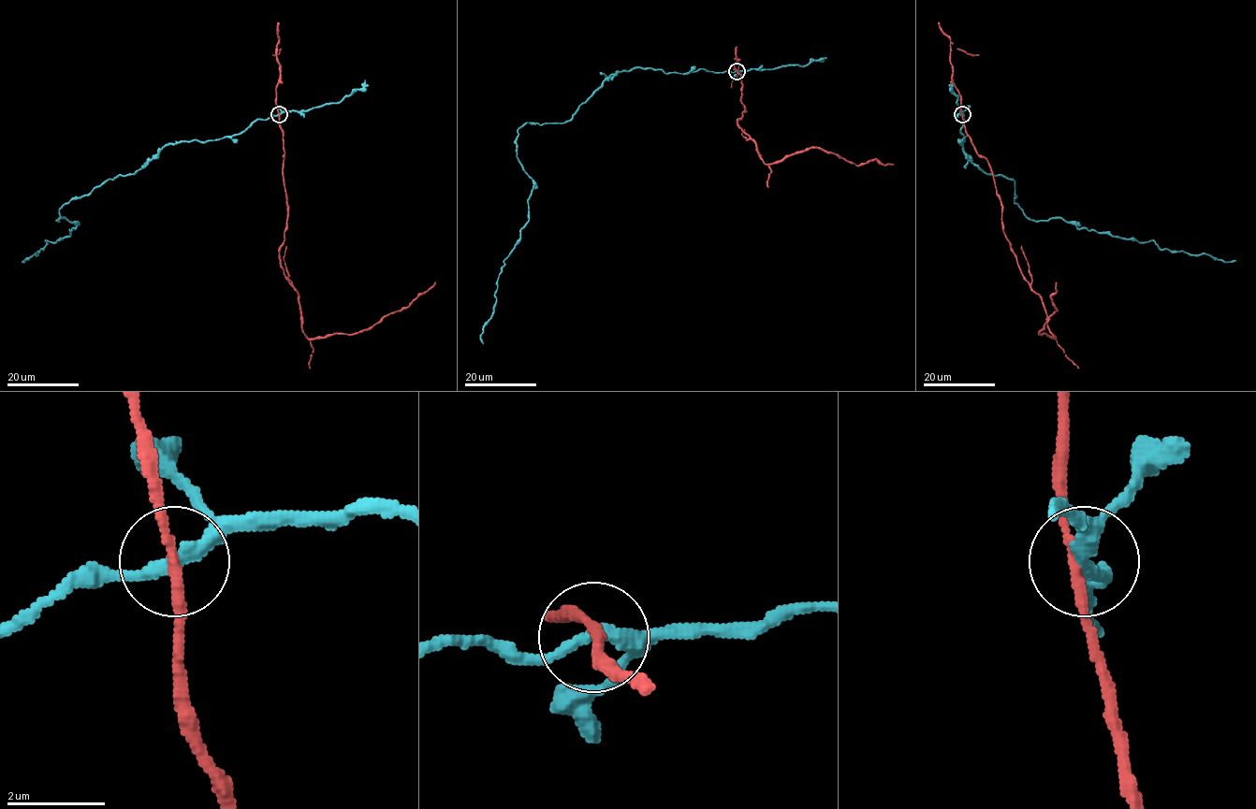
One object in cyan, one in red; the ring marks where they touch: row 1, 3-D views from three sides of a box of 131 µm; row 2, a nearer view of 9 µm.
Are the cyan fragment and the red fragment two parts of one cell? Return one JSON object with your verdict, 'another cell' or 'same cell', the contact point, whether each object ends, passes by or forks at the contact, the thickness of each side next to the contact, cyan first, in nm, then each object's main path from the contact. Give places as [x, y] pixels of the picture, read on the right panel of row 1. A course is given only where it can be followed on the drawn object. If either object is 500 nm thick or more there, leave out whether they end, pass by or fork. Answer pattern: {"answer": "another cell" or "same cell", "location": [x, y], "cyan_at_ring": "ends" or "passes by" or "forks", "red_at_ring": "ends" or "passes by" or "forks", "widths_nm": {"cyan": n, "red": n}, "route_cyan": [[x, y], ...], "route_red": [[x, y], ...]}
{"answer": "another cell", "location": [962, 114], "cyan_at_ring": "passes by", "red_at_ring": "passes by", "widths_nm": {"cyan": 280, "red": 200}, "route_cyan": [[962, 114], [962, 151], [986, 174], [1015, 181], [1014, 201], [1027, 217], [1061, 217], [1161, 249], [1235, 260]], "route_red": [[961, 114], [976, 152], [988, 163], [1002, 230], [1055, 338], [1040, 332], [1057, 310], [1051, 297], [1057, 281]]}

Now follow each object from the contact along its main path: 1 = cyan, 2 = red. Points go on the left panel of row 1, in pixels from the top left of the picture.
1: (279, 114), (167, 144), (134, 174), (73, 197), (57, 219), (74, 222), (70, 236), (25, 260)
2: (279, 114), (287, 203), (280, 264), (299, 296), (307, 338), (361, 332), (405, 309), (435, 281)

